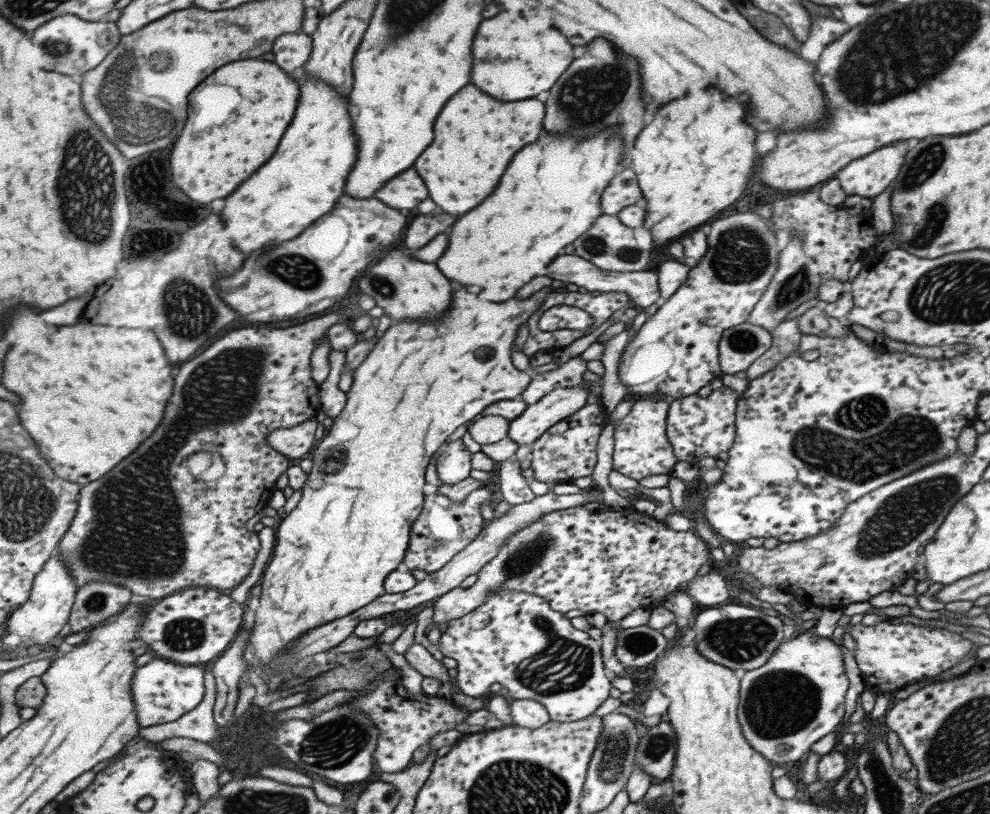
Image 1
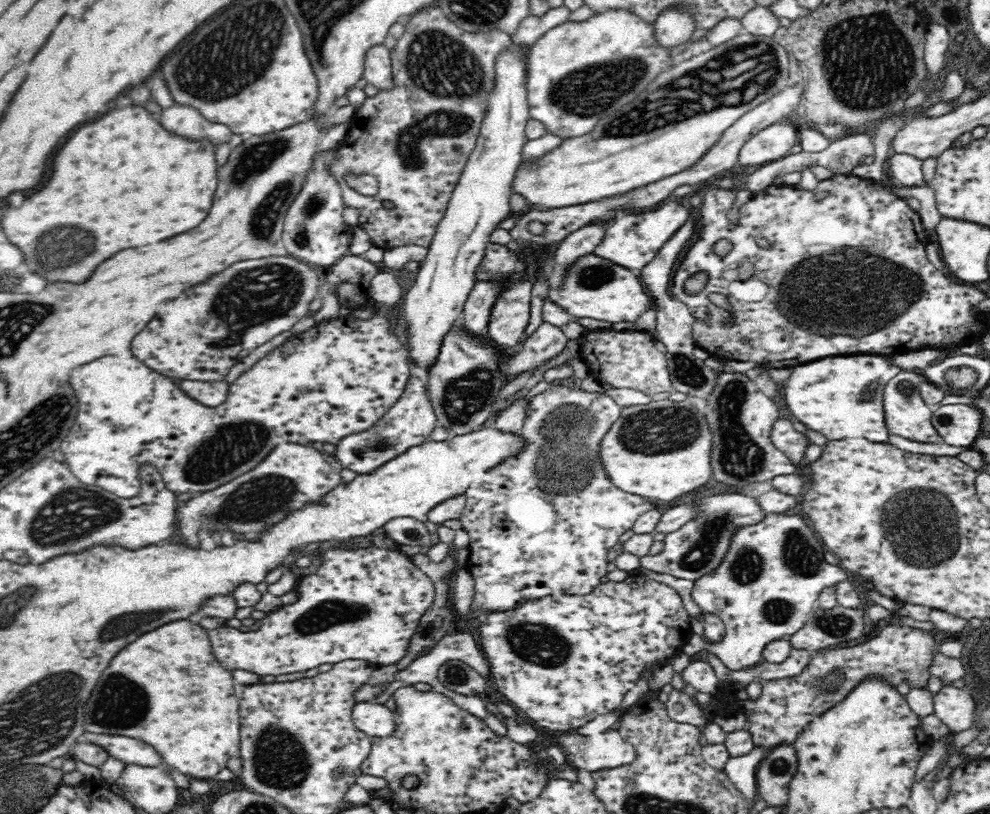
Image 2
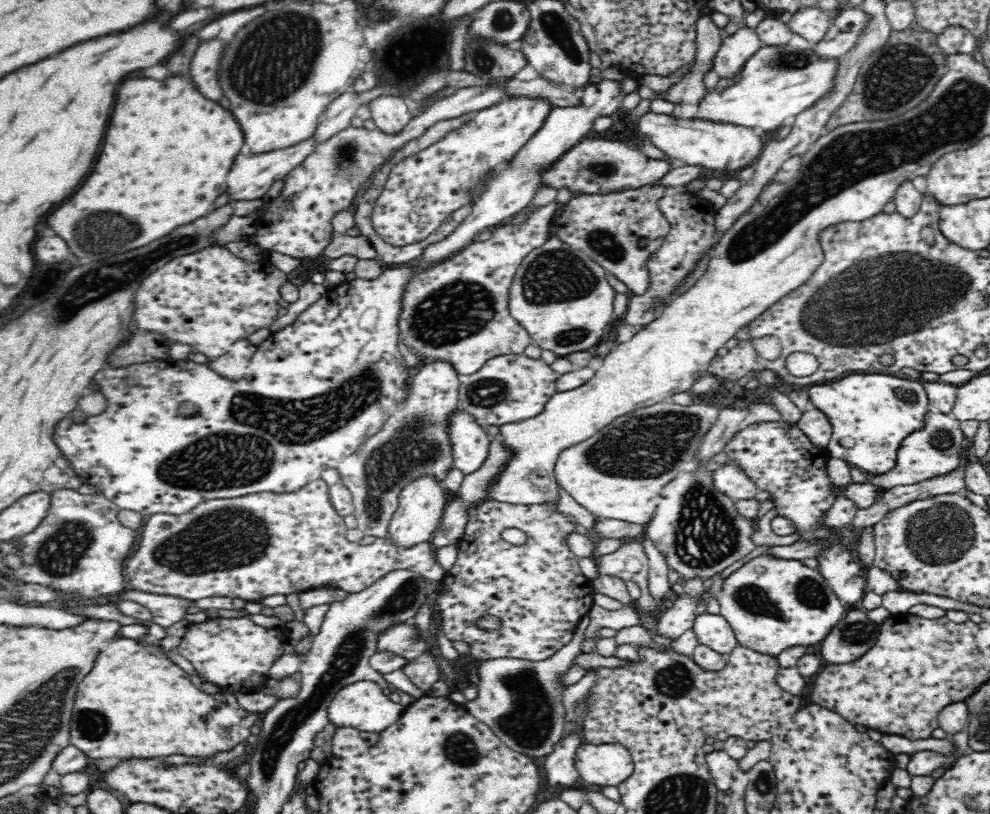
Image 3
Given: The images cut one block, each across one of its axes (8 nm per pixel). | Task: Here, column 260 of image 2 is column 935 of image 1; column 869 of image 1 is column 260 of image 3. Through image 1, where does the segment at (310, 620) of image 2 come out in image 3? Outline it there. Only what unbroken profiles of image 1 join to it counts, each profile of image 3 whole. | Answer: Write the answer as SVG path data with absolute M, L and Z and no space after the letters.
M248 616L217 617L207 619L206 622L191 623L177 650L214 685L231 691L256 694L264 690L266 682L270 679L270 668L278 658L284 656L282 646L288 638L286 626L259 626Z

